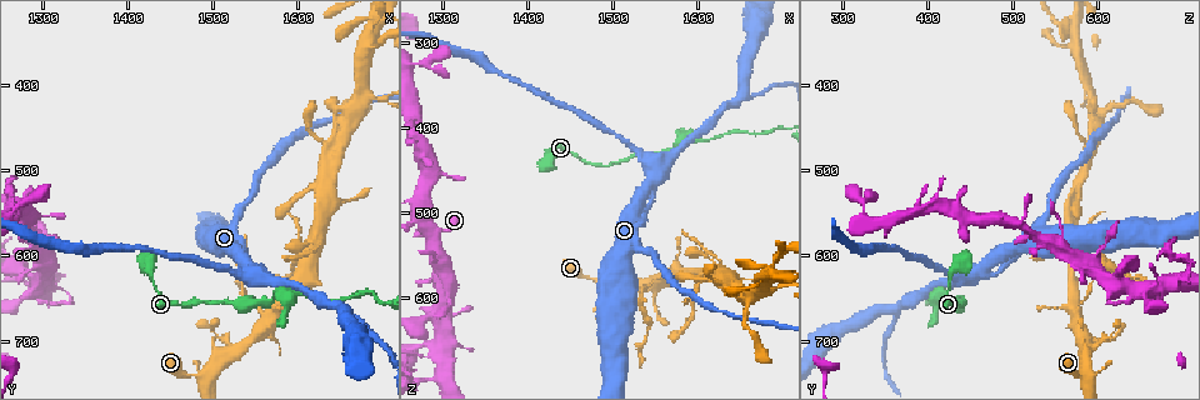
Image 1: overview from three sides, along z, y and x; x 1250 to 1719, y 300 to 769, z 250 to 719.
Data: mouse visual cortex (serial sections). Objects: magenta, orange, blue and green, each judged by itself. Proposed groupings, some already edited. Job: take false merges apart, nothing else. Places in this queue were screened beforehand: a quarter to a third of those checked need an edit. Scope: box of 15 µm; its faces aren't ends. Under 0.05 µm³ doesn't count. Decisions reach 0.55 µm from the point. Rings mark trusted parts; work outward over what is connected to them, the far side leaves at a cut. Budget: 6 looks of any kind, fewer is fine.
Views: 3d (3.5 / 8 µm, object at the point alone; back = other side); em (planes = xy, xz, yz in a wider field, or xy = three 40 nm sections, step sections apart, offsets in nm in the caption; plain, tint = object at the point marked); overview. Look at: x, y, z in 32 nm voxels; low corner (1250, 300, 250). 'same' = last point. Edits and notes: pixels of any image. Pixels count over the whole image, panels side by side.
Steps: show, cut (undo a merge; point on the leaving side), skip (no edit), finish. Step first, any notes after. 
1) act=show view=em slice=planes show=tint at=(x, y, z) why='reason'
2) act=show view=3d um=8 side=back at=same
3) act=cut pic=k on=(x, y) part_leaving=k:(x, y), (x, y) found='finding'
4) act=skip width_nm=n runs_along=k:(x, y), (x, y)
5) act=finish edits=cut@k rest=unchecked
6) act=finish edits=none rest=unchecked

act=show view=3d um=3.5 at=(1565, 680, 575) why='three arms meet'

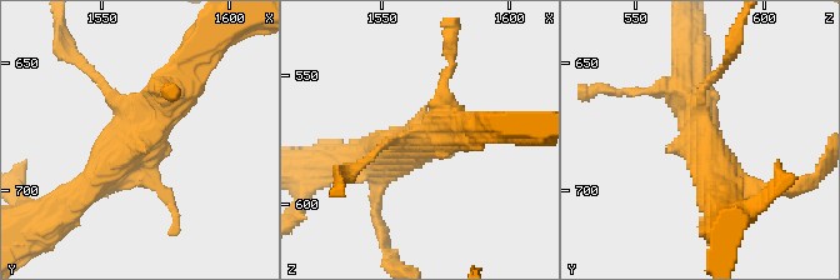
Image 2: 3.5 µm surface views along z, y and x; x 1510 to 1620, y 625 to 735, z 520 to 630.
act=show view=em slice=xy step=1 show=tint at=(1565, 678, 576) why='shape alone is not enough'

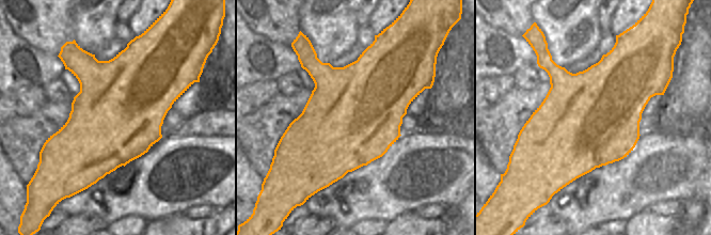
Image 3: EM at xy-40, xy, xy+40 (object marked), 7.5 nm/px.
act=skip runs_along=2:(80, 194), (149, 129), (184, 68) found='one cell here'

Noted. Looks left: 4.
act=show view=3d um=3.5 at=(1700, 415, 585) why='calibre changes'

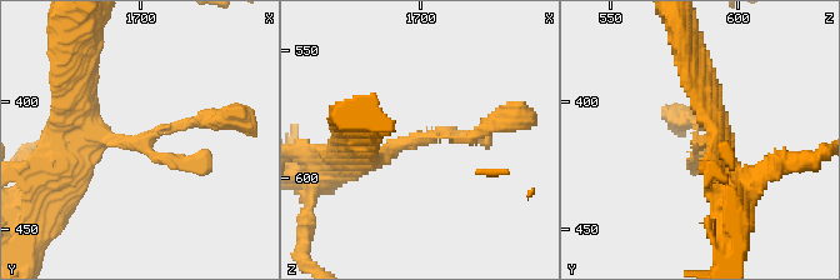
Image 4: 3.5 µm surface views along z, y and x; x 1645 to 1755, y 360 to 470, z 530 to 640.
act=show view=em slice=xy step=5 show=tint at=(1700, 416, 585)

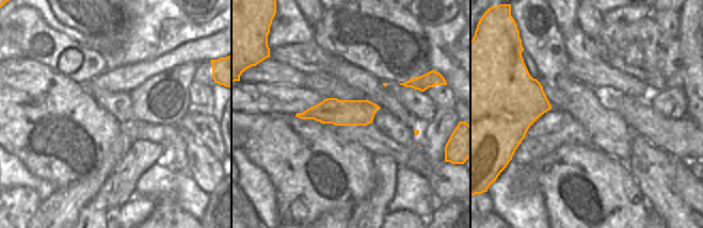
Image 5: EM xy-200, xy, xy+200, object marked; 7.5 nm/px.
act=skip found='continuous, no second cell'

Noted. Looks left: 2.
act=show view=3d um=3.5 at=(1585, 645, 410) why='narrows sharply'

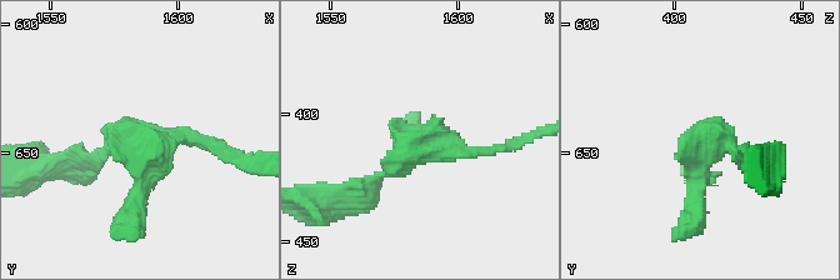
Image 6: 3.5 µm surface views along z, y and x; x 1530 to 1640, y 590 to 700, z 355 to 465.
act=show view=em slice=xy step=5 show=tint at=(1583, 644, 414)

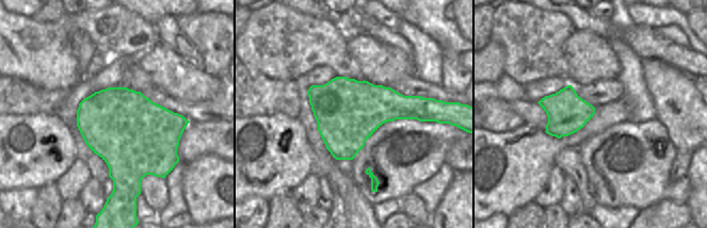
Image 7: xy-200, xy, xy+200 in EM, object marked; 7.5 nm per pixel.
act=skip runs_along=6:(355, 201), (413, 150), (496, 150) found='one cell here'

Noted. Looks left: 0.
act=finish edits=none rest=unchecked

